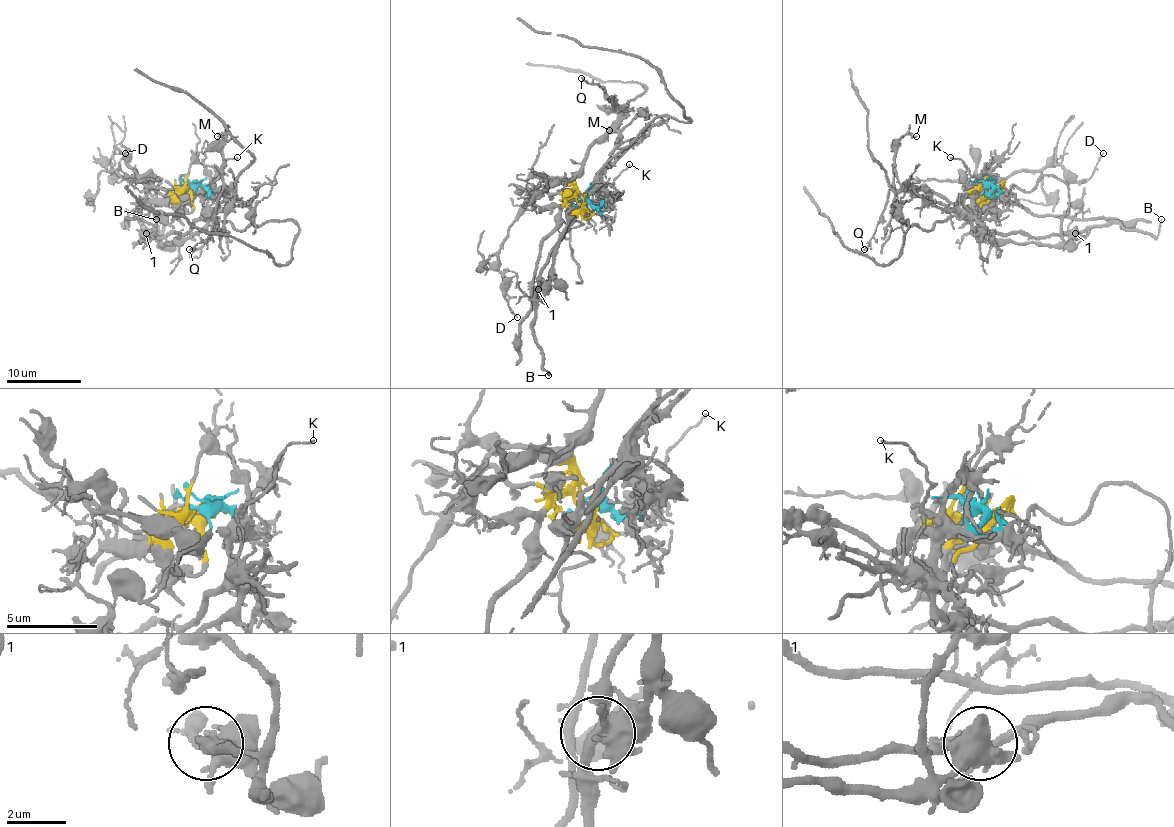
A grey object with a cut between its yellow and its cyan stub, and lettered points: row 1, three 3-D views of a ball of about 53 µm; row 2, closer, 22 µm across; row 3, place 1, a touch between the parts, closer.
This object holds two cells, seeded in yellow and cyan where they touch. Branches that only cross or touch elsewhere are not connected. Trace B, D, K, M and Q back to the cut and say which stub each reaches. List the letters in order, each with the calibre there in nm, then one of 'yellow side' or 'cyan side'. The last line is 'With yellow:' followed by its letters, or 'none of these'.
B: calibre 120 nm; cyan side
D: calibre 80 nm; yellow side
K: calibre 120 nm; cyan side
M: calibre 100 nm; yellow side
Q: calibre 120 nm; yellow side
With yellow: D, M, Q

